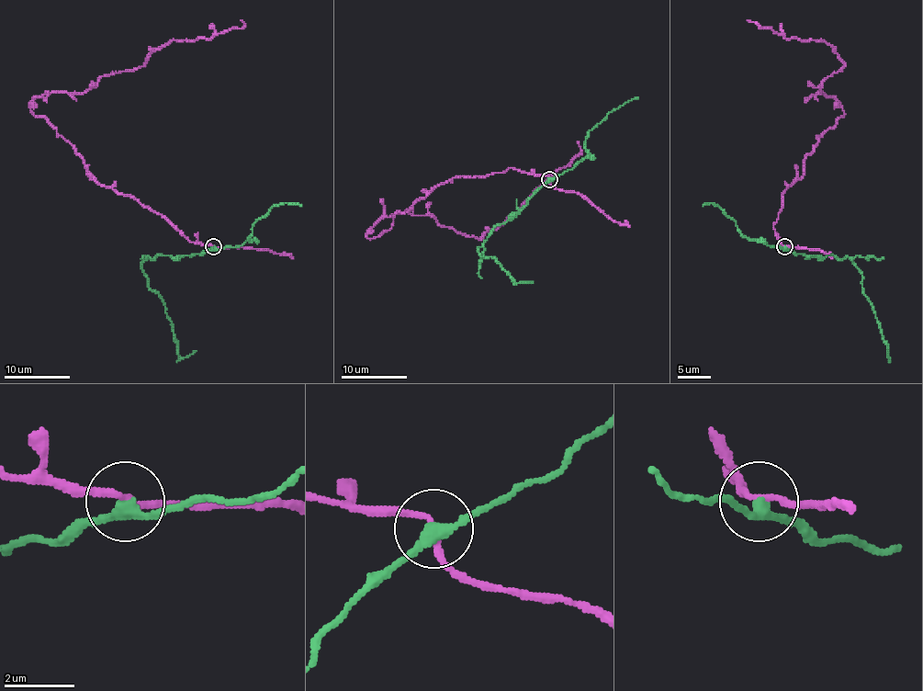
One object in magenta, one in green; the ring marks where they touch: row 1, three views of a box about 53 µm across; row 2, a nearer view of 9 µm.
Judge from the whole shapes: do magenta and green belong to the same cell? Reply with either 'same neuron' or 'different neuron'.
different neuron

